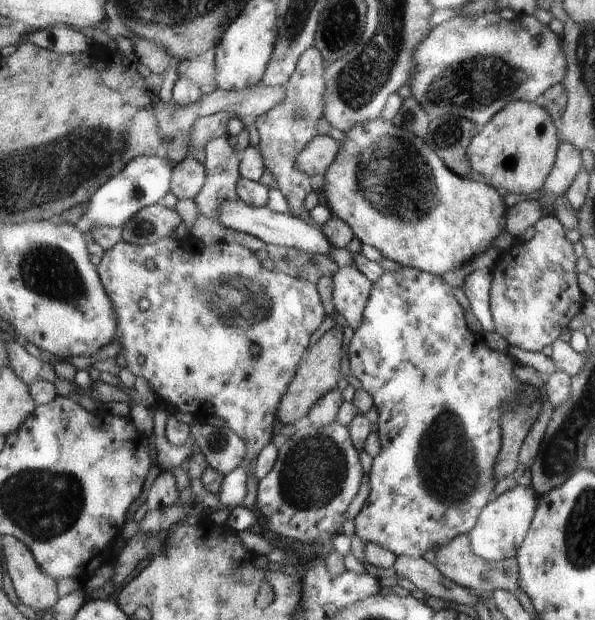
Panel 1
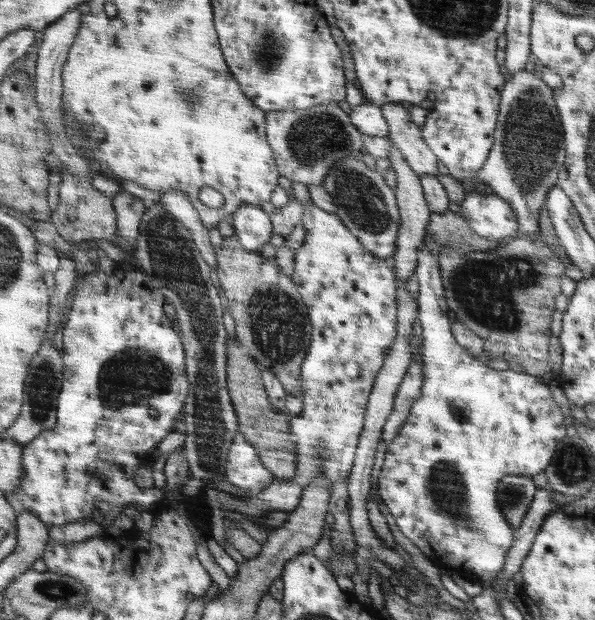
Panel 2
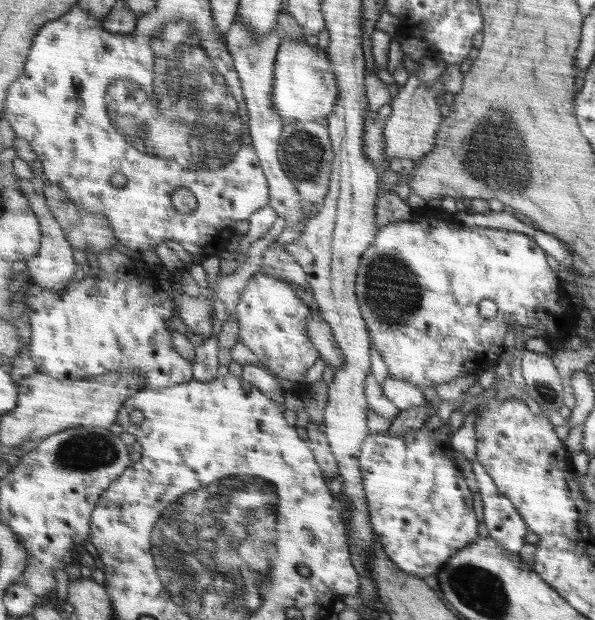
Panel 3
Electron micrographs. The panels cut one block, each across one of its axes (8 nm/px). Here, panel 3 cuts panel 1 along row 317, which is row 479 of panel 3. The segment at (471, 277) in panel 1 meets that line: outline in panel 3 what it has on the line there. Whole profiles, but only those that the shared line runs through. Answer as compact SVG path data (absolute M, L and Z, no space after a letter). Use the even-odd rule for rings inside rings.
M472 459L471 463L483 502L483 524L488 527L490 538L518 555L526 544L525 537L528 531L521 516L514 509L513 502L498 490L482 464L477 459Z

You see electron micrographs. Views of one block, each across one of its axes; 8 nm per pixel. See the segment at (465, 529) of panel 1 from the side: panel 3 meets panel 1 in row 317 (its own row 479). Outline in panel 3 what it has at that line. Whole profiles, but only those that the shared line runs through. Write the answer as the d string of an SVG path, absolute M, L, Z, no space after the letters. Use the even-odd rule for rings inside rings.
M426 428L404 434L384 431L369 434L360 450L371 523L379 544L404 573L427 578L437 575L450 556L471 544L478 536L473 494L450 454L431 438Z

